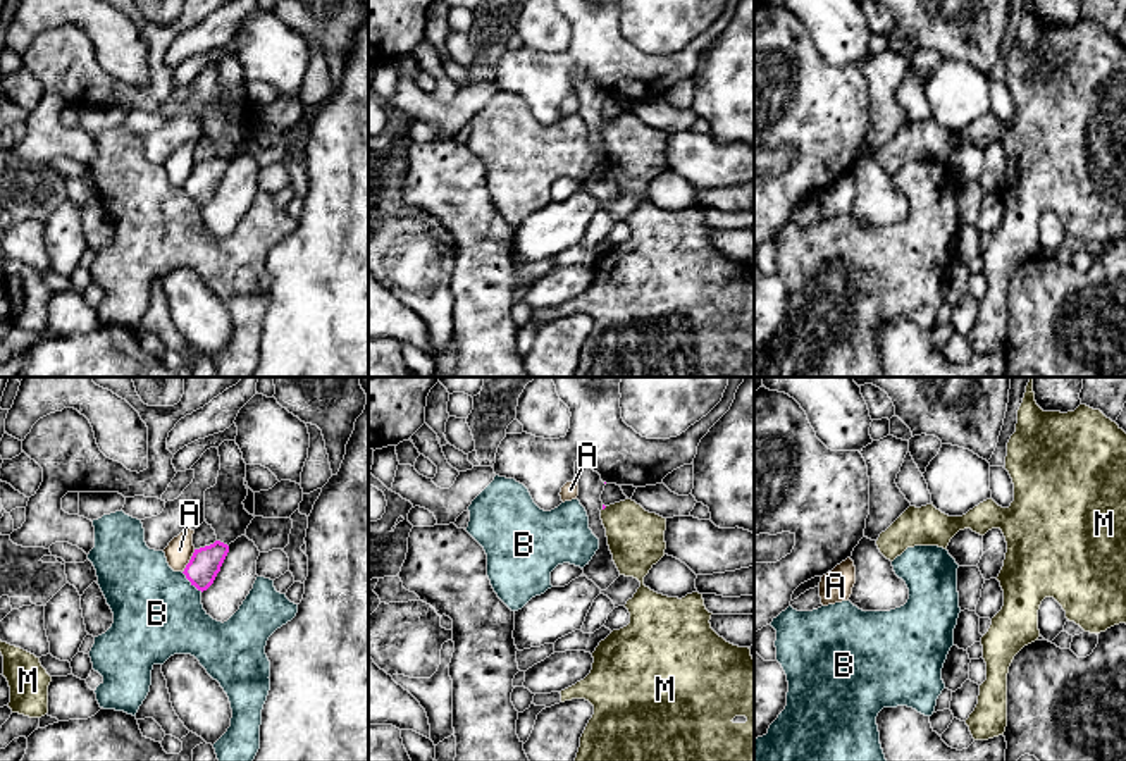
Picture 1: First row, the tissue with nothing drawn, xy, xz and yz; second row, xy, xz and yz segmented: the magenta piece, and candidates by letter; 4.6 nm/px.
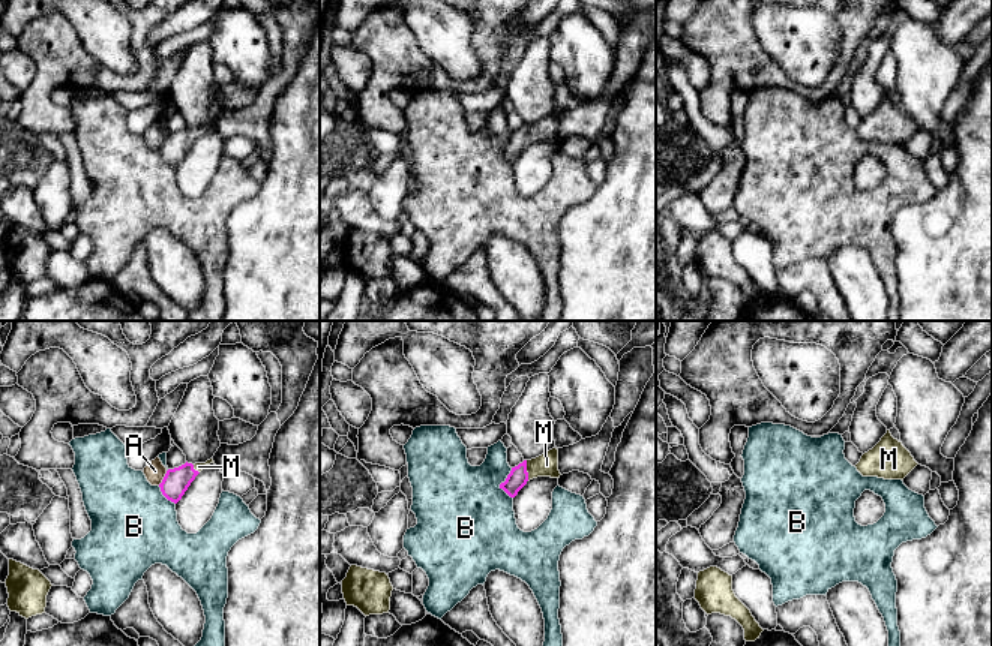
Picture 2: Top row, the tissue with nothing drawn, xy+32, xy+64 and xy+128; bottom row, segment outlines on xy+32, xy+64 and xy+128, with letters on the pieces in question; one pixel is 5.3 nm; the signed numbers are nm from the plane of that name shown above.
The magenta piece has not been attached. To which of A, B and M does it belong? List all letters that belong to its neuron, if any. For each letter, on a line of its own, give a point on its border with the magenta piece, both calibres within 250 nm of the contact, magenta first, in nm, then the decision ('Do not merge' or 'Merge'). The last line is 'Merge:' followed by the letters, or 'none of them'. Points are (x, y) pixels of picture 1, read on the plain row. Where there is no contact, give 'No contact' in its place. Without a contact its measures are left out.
A: Touches magenta at xy (190, 176). Thickness 150 nm (magenta) against 120 nm. Do not merge
B: Touches magenta at xy (191, 197). Thickness 150 nm (magenta) against 420 nm. Do not merge
M: No contact. Merge
Merge: M

